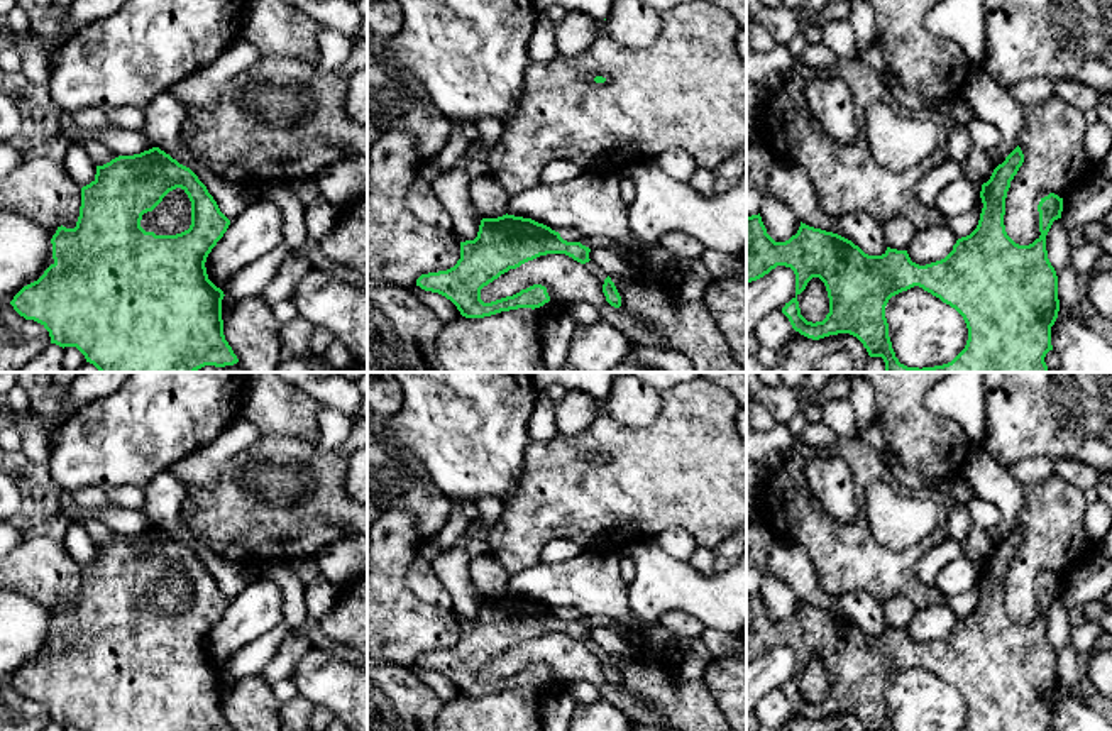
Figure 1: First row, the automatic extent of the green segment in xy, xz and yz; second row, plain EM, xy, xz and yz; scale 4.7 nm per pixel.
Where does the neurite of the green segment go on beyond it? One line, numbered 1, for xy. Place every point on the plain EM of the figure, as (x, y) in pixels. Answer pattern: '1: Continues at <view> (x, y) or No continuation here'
1: No continuation here

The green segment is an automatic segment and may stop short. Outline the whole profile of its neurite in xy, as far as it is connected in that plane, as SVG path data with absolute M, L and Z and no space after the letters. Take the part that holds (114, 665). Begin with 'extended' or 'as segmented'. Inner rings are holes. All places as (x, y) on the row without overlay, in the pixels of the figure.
as segmented | M152 526L134 535L118 535L103 545L96 545L95 558L81 567L81 585L76 606L66 607L61 604L51 618L54 641L37 660L24 665L14 675L10 684L25 699L41 702L49 711L51 723L56 723L63 728L76 726L80 731L234 731L223 714L222 679L225 673L208 658L205 646L208 633L223 616L228 604L230 599L220 591L217 580L208 572L206 565L198 558L198 555L159 526ZM176 567L181 567L191 580L190 607L176 614L156 614L154 611L146 611L140 606L142 594L152 591L162 580L162 577Z

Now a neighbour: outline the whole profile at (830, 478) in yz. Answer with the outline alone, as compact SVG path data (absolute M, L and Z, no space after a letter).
M817 452L806 464L806 479L821 506L840 523L851 523L860 513L850 465L833 452Z

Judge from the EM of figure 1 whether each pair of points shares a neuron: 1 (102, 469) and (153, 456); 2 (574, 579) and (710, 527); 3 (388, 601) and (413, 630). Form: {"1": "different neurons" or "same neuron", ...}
{"1": "same neuron", "2": "different neurons", "3": "same neuron"}

